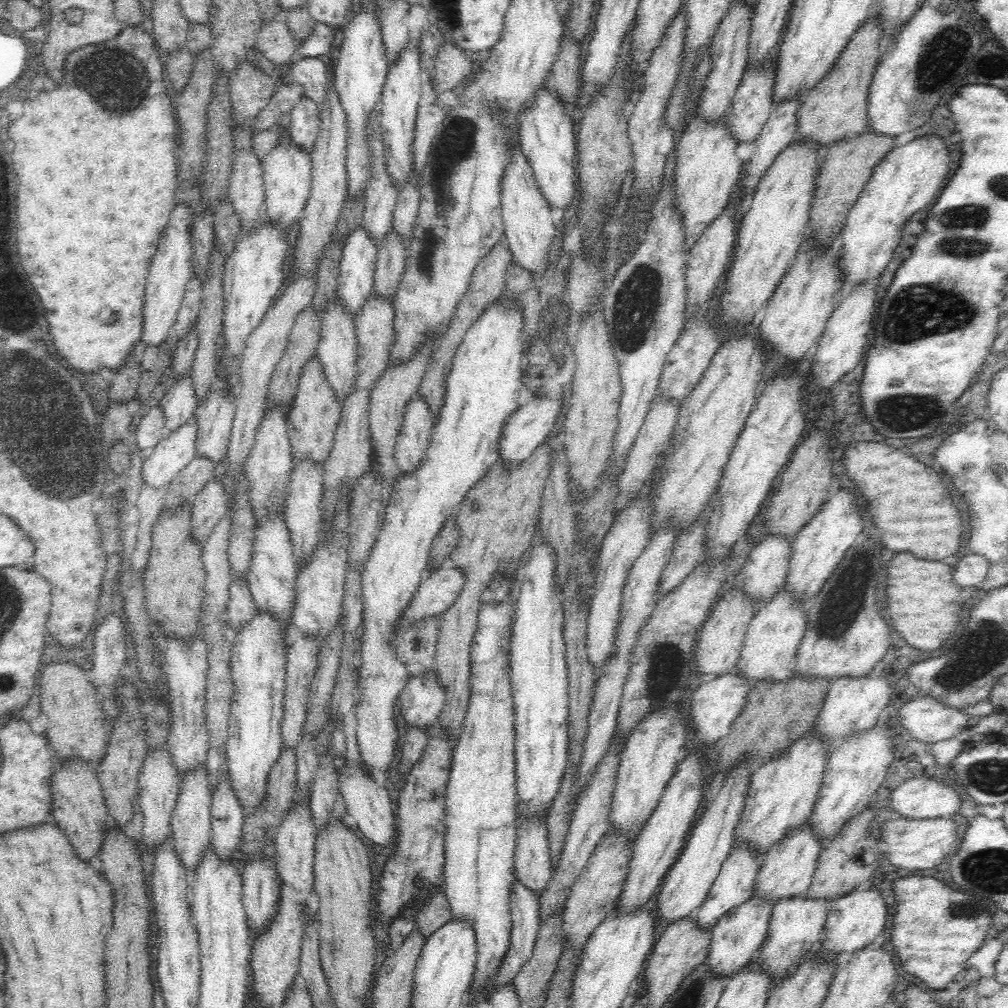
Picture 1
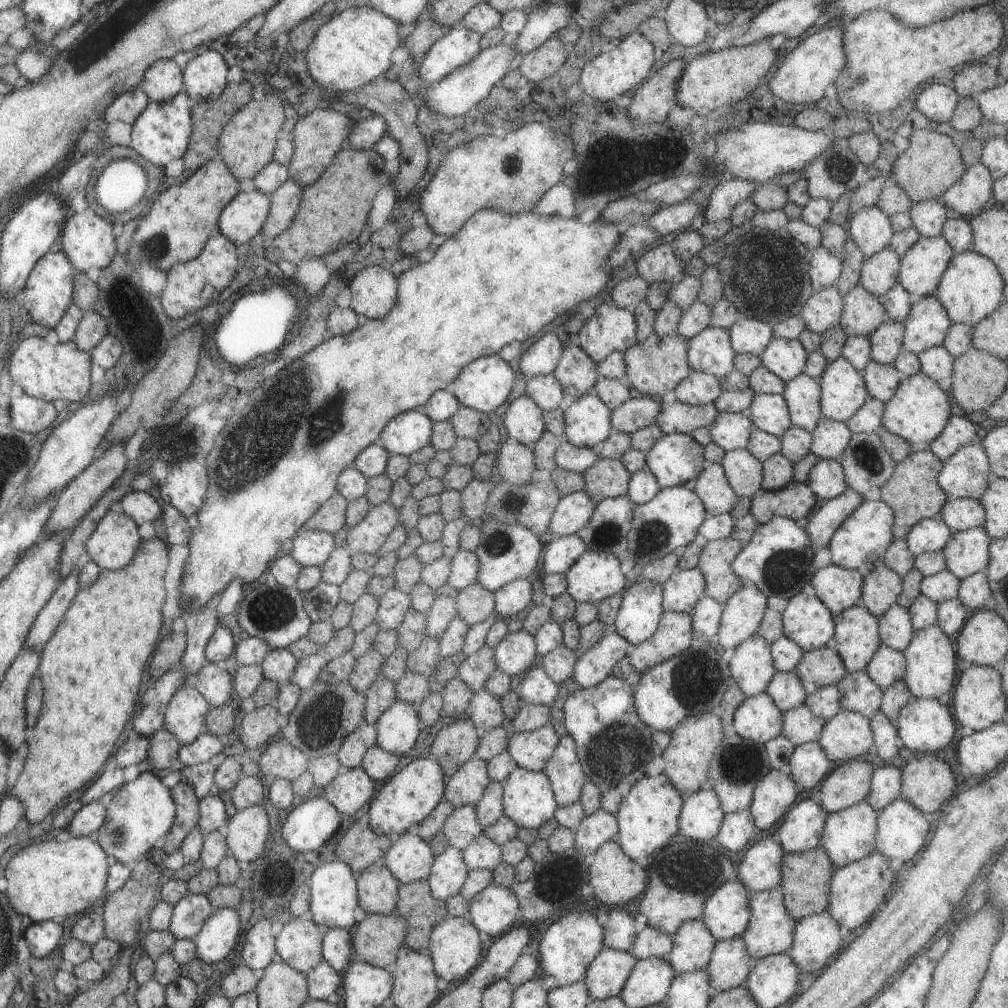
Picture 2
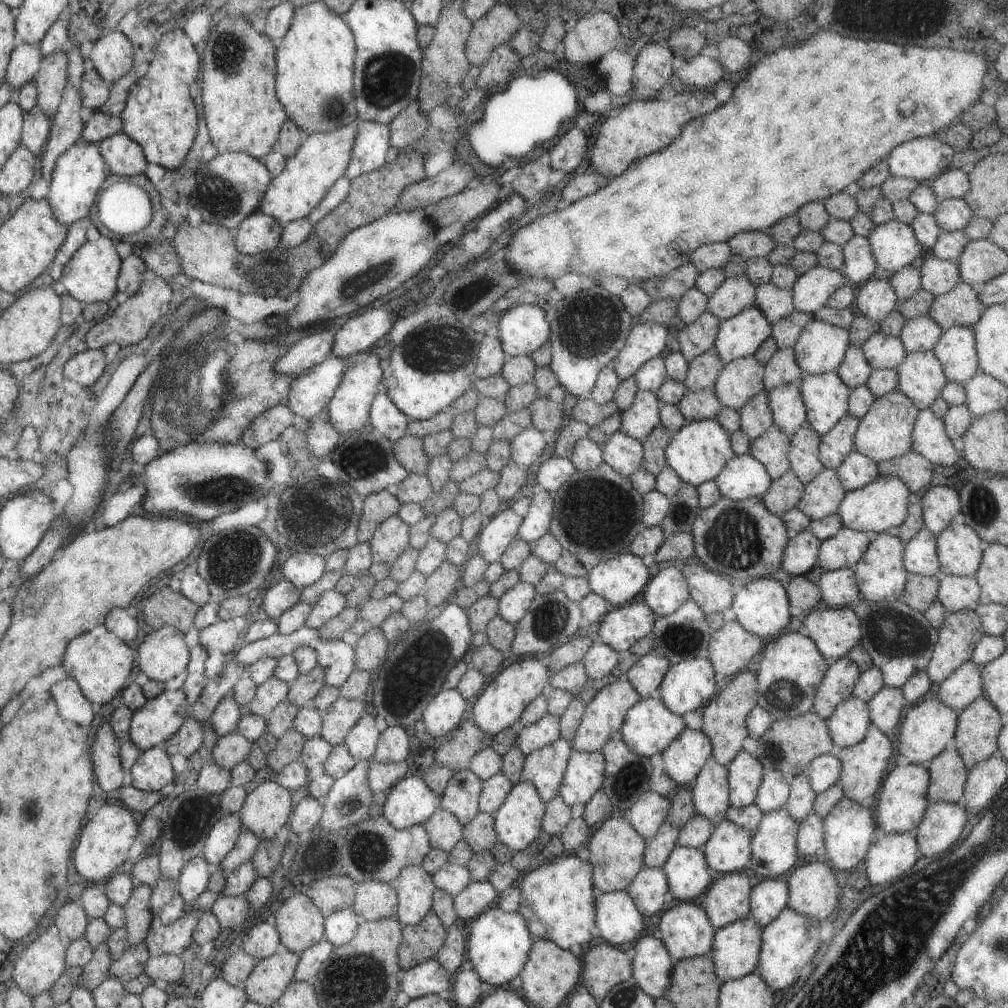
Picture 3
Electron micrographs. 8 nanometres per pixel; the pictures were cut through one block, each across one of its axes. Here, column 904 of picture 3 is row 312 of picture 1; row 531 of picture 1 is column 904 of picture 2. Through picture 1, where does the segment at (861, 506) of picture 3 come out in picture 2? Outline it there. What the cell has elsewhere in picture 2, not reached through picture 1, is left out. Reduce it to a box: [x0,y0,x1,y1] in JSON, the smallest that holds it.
[880,372,950,448]

